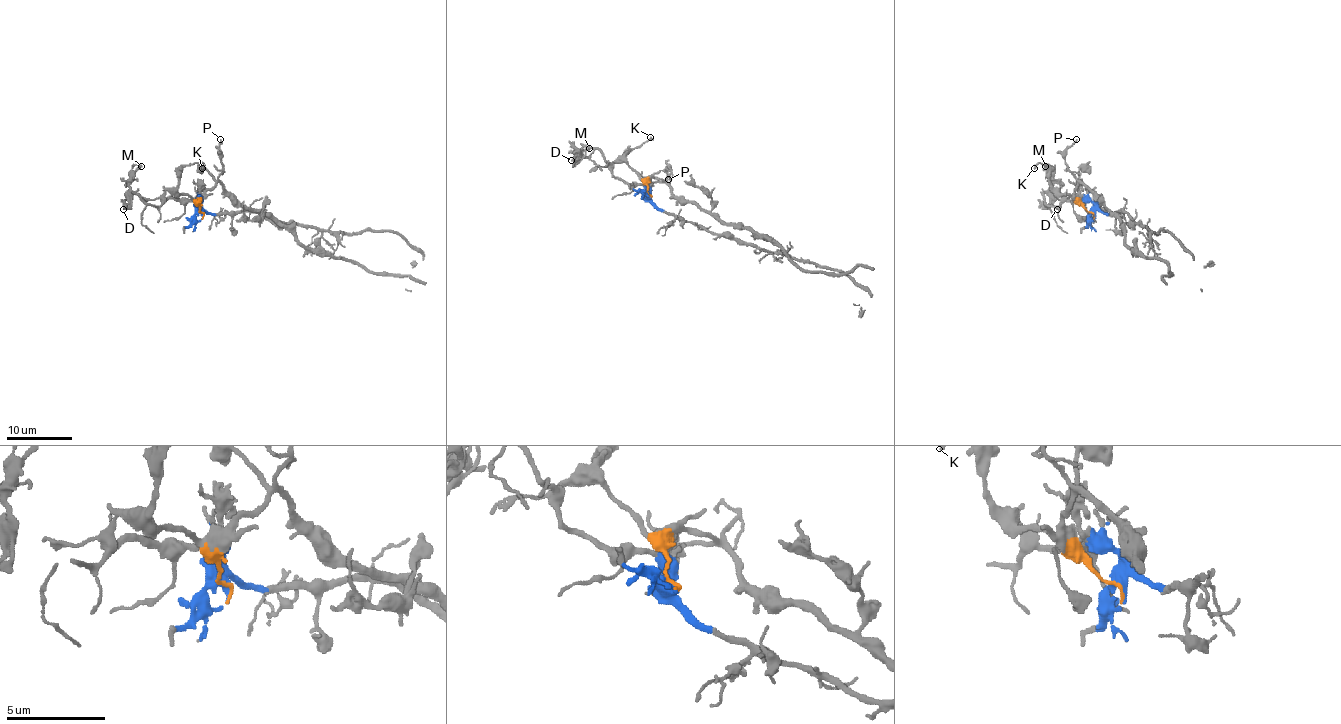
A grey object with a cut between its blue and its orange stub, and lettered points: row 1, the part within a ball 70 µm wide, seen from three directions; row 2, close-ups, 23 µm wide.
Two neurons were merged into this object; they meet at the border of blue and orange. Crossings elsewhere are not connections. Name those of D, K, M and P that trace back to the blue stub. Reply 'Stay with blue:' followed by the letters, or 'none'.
Stay with blue: D, M

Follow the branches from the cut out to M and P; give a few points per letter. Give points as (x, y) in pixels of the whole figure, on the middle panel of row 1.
M: (648, 195), (642, 185), (628, 185), (617, 179), (605, 157), (594, 149), (584, 146), (577, 153), (589, 148)
P: (648, 195), (648, 180), (656, 177), (663, 180), (670, 167), (668, 179)

